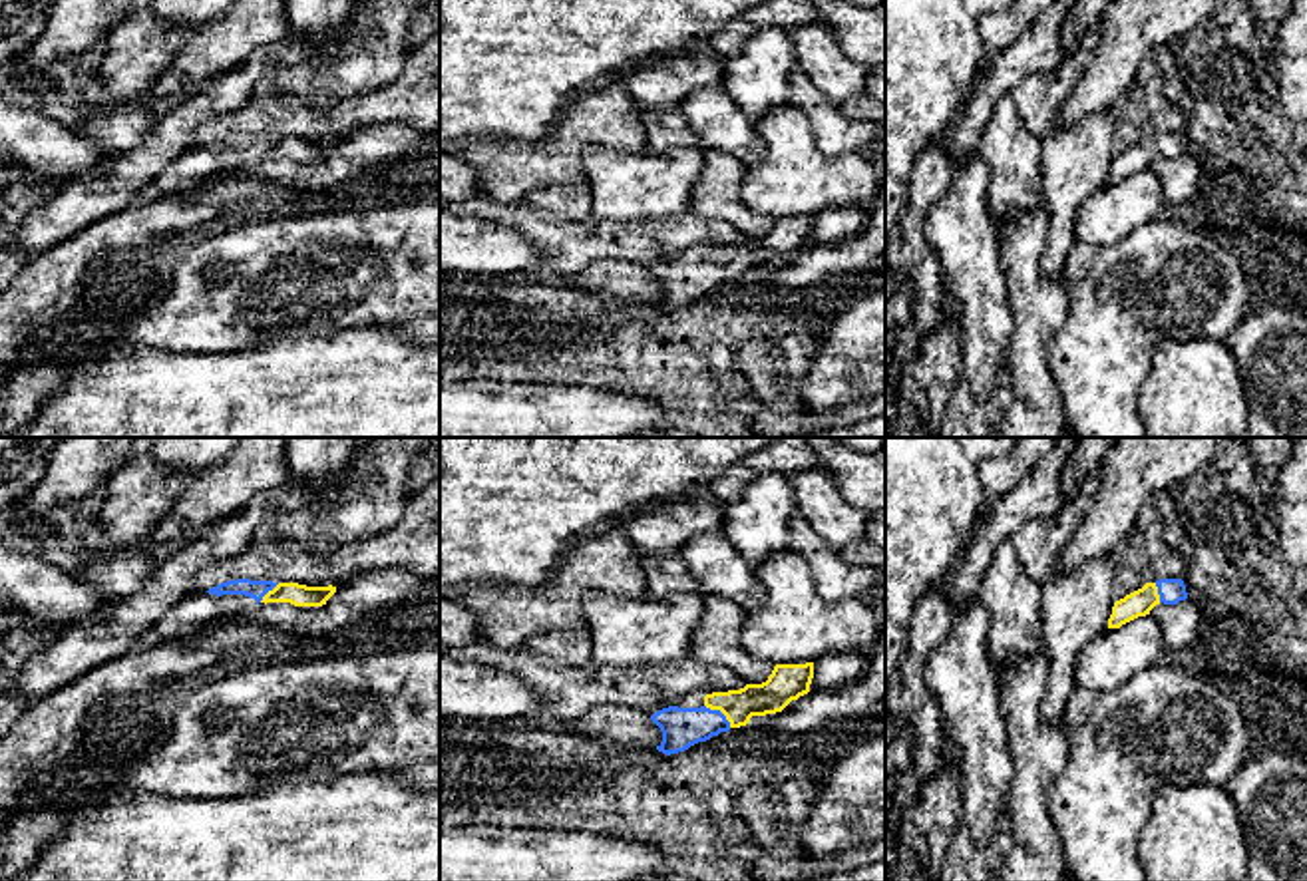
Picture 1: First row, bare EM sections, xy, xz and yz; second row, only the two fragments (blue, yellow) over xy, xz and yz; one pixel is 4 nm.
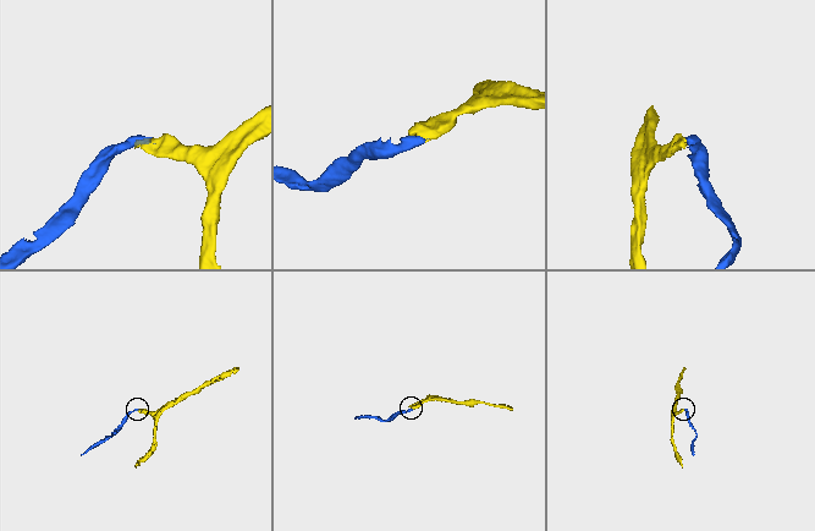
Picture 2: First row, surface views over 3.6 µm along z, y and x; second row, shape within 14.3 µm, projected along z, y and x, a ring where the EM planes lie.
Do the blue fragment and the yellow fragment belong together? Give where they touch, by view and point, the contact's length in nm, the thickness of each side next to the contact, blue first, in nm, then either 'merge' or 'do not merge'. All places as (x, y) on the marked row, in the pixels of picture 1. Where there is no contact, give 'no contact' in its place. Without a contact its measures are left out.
xz (721, 712) | 140 nm | 160/140 nm | merge

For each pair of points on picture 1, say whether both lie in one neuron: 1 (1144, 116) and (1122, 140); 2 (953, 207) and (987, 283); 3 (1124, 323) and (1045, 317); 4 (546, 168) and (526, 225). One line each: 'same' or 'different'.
1: same
2: same
3: different
4: different

